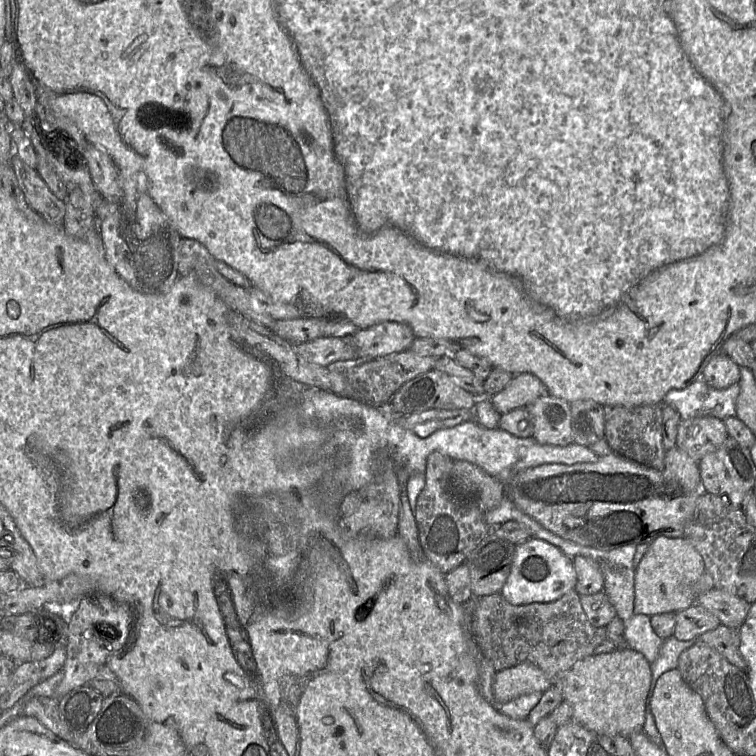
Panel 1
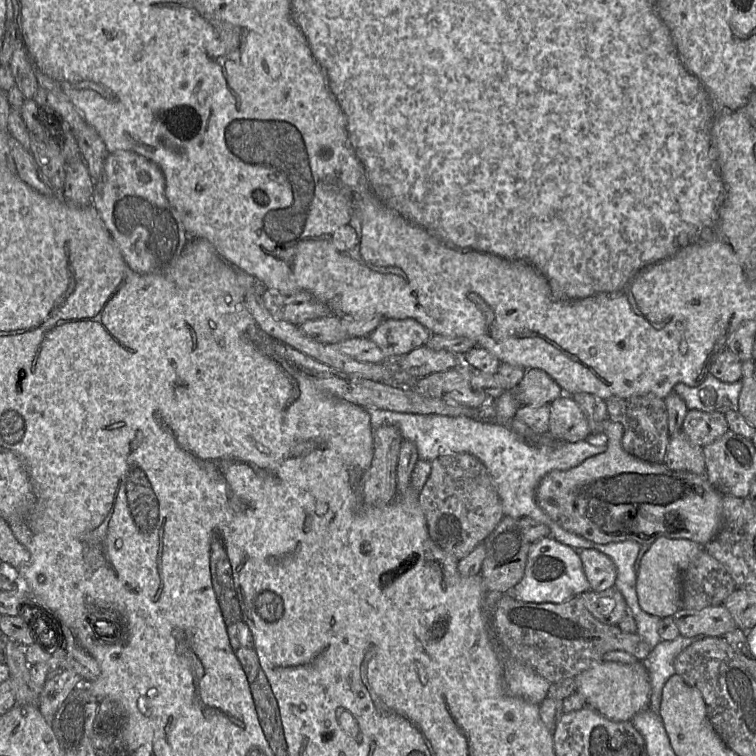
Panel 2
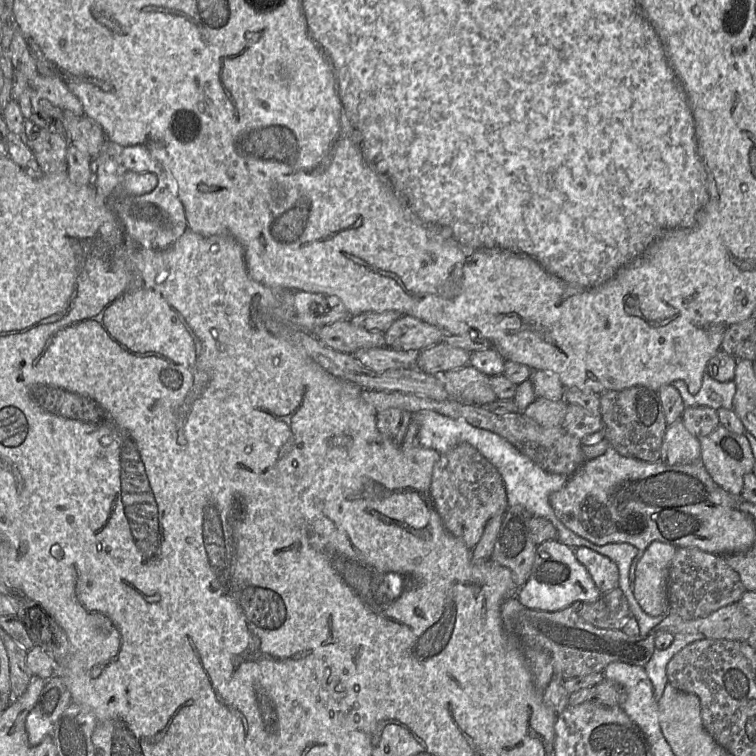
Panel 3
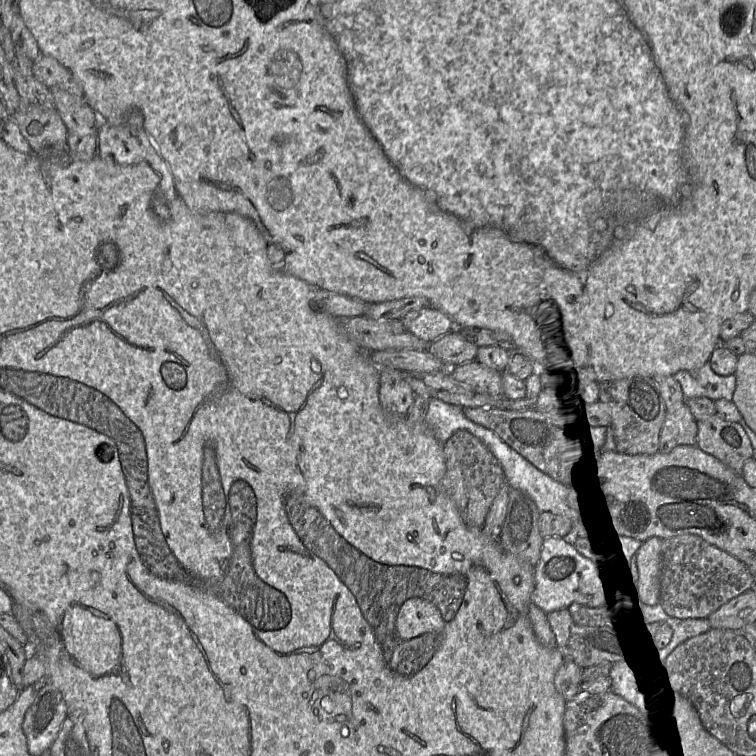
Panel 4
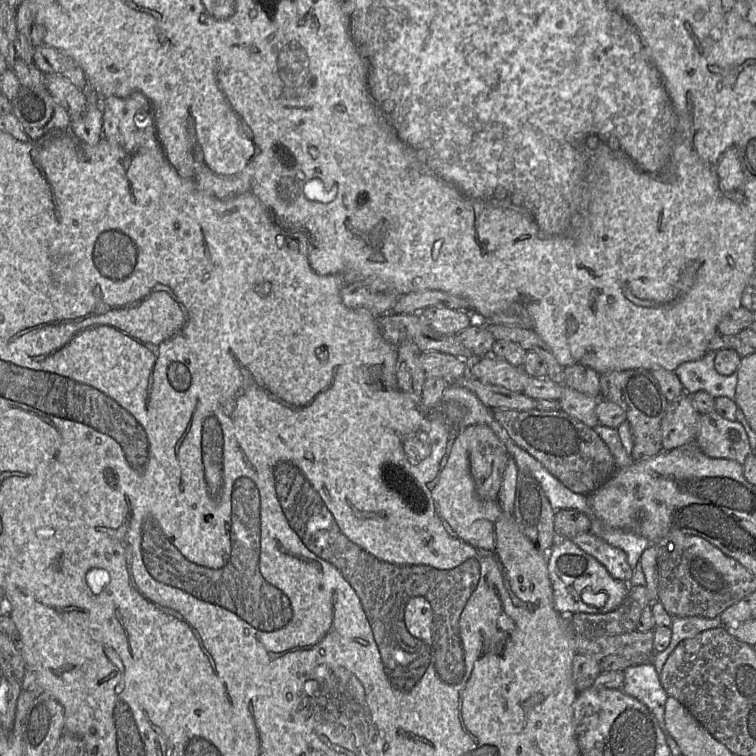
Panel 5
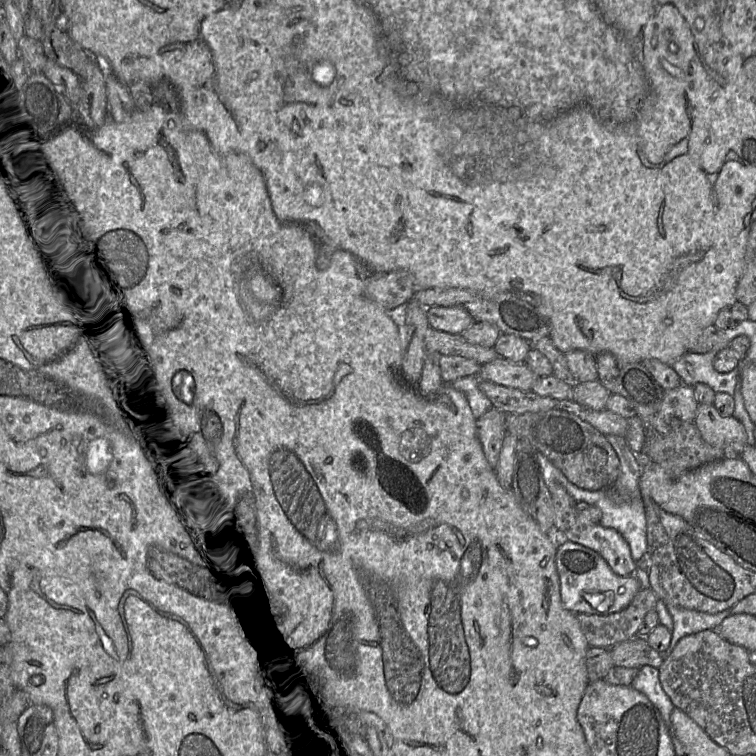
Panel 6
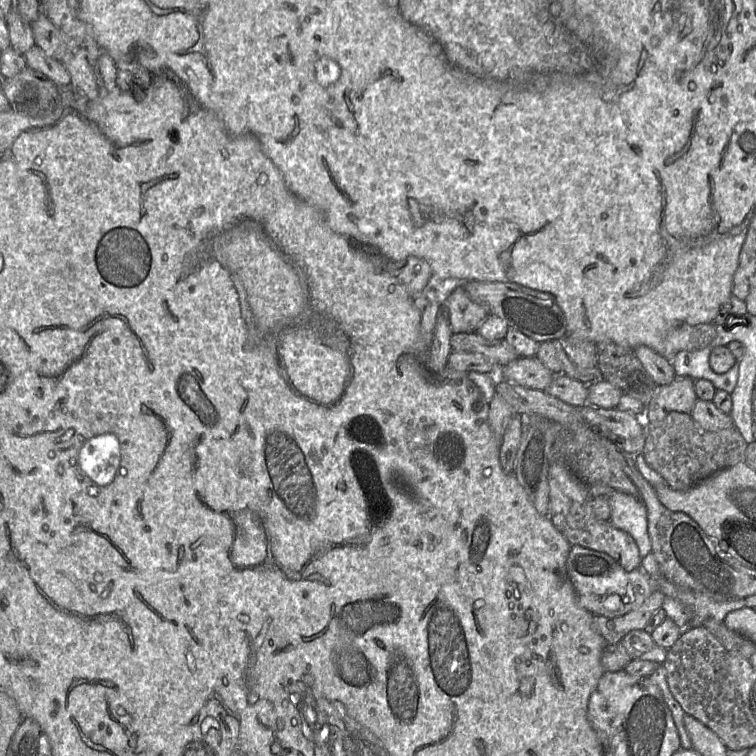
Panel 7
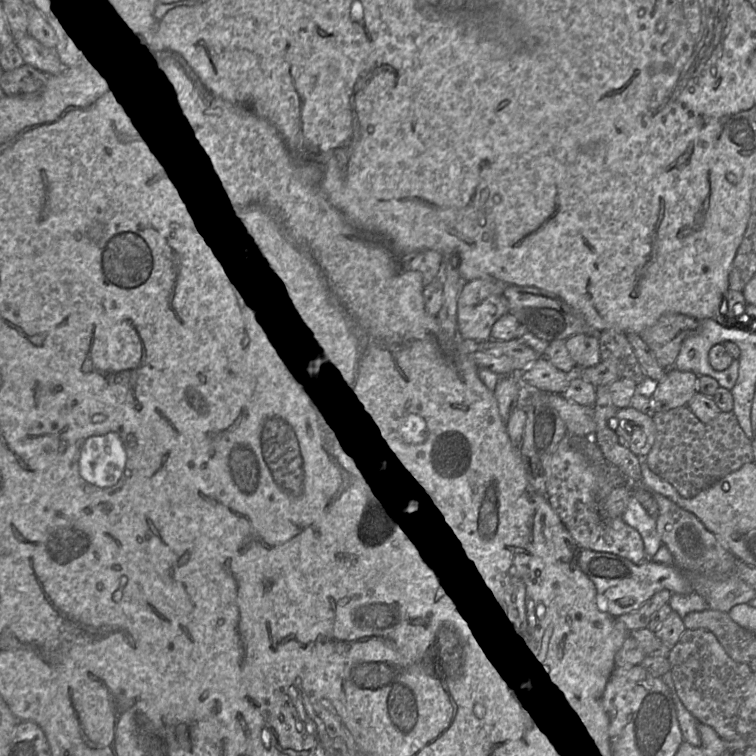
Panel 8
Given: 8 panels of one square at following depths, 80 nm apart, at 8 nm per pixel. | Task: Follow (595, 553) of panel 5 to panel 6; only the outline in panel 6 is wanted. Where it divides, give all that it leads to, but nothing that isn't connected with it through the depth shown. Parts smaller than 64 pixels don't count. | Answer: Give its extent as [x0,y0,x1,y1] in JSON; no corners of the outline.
[549,485,637,577]

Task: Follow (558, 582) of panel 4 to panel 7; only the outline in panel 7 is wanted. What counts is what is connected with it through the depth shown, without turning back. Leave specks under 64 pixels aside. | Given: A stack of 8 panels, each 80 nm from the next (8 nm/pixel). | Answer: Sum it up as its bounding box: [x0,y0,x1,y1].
[566,545,658,616]

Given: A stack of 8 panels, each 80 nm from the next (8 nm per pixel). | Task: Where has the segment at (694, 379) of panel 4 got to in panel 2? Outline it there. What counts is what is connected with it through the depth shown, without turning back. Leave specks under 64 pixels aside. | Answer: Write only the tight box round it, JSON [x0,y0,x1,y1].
[673,373,741,414]

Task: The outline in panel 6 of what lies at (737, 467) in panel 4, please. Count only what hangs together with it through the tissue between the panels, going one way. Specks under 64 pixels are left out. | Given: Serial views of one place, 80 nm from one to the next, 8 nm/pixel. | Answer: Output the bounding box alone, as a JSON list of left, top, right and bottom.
[694,404,747,454]

